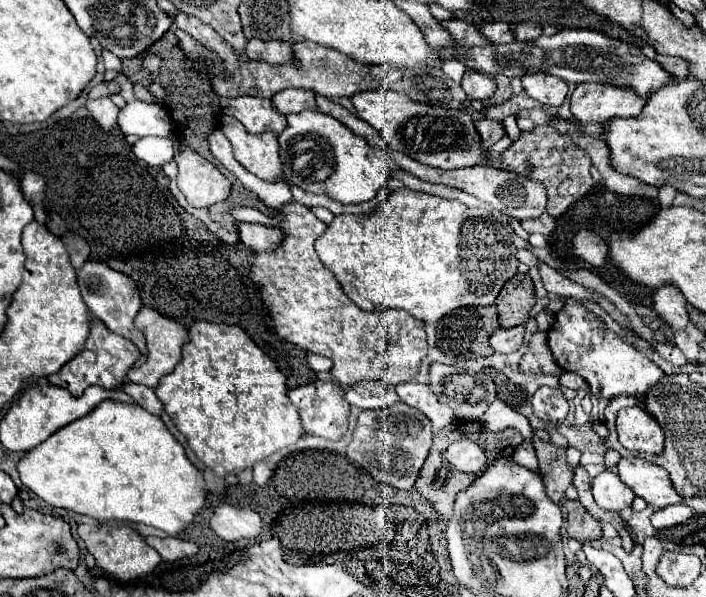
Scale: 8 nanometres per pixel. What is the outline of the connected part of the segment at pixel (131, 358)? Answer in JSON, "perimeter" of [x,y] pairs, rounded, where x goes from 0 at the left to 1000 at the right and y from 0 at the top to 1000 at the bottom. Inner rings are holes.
{"perimeter":[[[130,534],[127,561],[125,561],[125,571],[122,571],[116,591],[110,591],[105,601],[99,601],[82,625],[71,628],[68,638],[82,645],[82,648],[96,652],[105,665],[116,662],[116,655],[125,645],[142,645],[147,652],[164,652],[178,638],[178,625],[184,615],[190,615],[195,598],[198,598],[198,588],[187,578],[187,571],[159,558],[144,538]]]}

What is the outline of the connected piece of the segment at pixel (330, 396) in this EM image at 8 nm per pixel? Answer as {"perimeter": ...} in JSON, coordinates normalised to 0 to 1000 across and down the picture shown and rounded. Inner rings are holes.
{"perimeter":[[[445,635],[433,645],[425,645],[411,655],[411,672],[425,685],[428,712],[436,729],[448,729],[456,735],[482,735],[490,725],[496,678],[487,668],[487,652],[482,645],[473,645],[473,638]]]}

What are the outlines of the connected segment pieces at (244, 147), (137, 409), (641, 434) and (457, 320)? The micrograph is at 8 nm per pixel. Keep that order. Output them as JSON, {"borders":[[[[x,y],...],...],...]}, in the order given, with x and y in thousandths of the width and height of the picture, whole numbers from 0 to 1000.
{"borders":[[[[314,193],[312,216],[329,240],[331,266],[374,303],[394,303],[399,293],[399,273],[394,260],[394,229],[382,219],[357,226],[326,193]]],[[[144,672],[122,698],[88,715],[76,732],[40,755],[28,776],[25,792],[31,809],[45,819],[57,836],[76,849],[91,849],[133,869],[176,869],[190,876],[215,879],[252,896],[275,873],[275,863],[292,839],[292,806],[261,759],[258,742],[235,719],[224,695],[210,692],[193,675]]],[[[909,682],[880,685],[873,698],[873,725],[878,745],[892,755],[938,759],[941,752],[935,712]]],[[[669,511],[669,514],[654,514],[640,524],[632,524],[618,544],[618,578],[635,595],[643,595],[646,601],[669,601],[669,598],[688,598],[697,595],[694,585],[694,561],[705,554],[705,528],[700,511]]]]}

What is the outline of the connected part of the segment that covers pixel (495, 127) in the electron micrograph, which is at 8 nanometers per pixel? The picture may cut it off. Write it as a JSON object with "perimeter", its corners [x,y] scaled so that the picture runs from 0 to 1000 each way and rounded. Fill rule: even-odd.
{"perimeter":[[[691,196],[674,203],[674,216],[677,216],[677,223],[683,226],[683,236],[686,236],[686,246],[688,246],[688,250],[697,246],[697,243],[700,243],[708,229],[714,229],[714,223],[717,223],[711,203],[700,203],[700,199],[691,199]]]}

